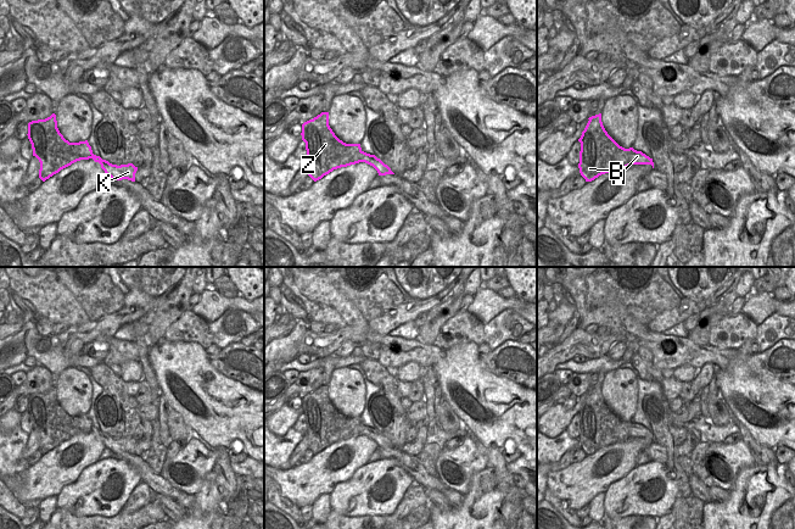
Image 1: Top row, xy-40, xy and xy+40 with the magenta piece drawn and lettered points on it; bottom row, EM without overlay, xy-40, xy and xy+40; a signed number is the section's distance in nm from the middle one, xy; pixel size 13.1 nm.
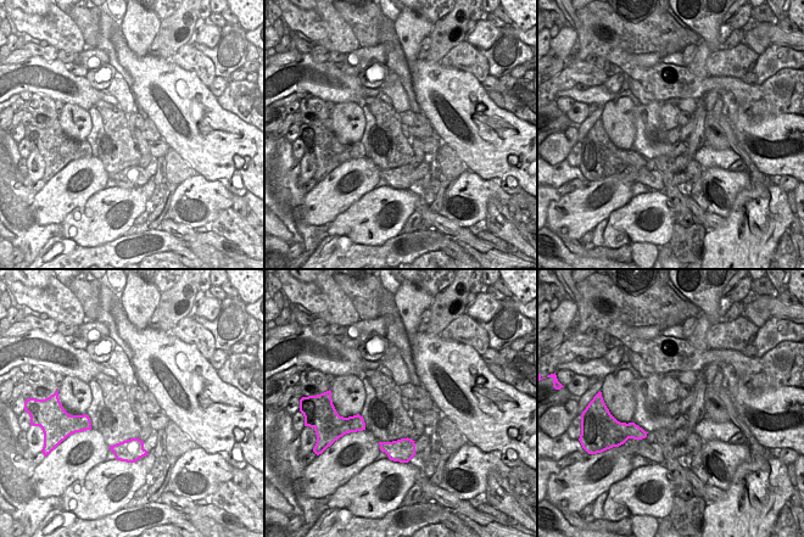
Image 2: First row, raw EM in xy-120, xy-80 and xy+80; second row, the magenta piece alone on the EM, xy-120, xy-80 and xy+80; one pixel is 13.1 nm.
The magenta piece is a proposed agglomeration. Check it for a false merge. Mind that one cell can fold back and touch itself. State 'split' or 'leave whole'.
split

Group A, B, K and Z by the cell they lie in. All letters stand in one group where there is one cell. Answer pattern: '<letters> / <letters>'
A K / B Z

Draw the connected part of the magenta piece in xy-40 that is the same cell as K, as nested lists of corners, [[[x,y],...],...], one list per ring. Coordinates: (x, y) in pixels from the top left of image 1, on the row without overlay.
[[[94,427],[91,431],[95,435],[99,435],[106,449],[111,450],[113,453],[128,452],[135,455],[135,446],[138,444],[138,440],[135,440],[133,436],[117,439],[110,436],[106,433],[102,433],[100,429],[96,429]]]

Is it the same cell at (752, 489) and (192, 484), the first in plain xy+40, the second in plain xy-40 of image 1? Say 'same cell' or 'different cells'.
different cells

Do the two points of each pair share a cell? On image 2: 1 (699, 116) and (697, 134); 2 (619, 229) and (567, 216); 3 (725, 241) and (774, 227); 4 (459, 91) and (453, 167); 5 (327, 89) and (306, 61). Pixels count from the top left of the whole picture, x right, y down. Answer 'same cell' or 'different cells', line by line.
1: same cell
2: different cells
3: same cell
4: different cells
5: same cell

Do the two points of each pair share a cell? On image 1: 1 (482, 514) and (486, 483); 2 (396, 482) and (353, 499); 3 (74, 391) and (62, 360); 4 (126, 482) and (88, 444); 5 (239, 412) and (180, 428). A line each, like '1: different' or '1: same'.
1: same
2: same
3: different
4: different
5: different

